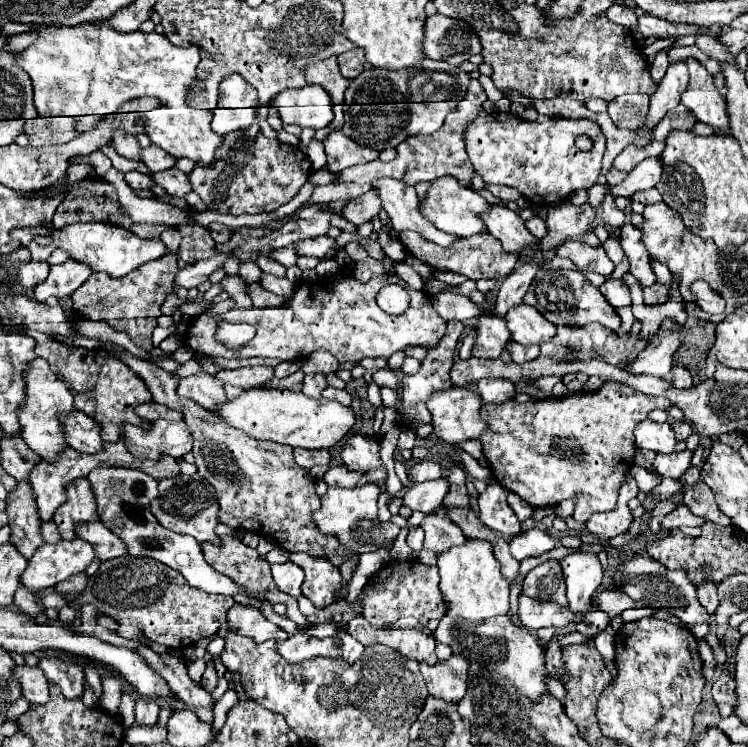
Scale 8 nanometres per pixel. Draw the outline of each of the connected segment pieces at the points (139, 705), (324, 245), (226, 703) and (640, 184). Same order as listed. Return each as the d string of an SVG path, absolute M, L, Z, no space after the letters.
M140 697L135 705L135 722L141 725L152 725L159 718L160 707L157 701Z
M319 235L319 237L313 237L313 239L305 239L305 241L299 241L297 243L297 253L303 255L303 257L317 257L317 259L323 259L327 253L339 253L337 249L337 243L335 239L327 237L327 235Z
M229 688L225 694L222 696L222 698L217 701L215 704L215 708L213 710L216 711L216 720L213 722L213 730L219 731L223 725L225 725L225 721L227 719L227 713L229 710L235 706L239 702L239 698L236 694L236 692Z
M647 157L629 173L629 177L617 189L611 189L611 195L613 197L631 197L635 191L655 187L661 181L661 175L663 175L661 157Z

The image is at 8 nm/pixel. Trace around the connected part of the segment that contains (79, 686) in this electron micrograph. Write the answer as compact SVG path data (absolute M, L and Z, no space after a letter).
M41 657L39 667L45 671L49 683L57 685L65 699L77 699L85 691L85 673L77 663L65 663L55 657Z

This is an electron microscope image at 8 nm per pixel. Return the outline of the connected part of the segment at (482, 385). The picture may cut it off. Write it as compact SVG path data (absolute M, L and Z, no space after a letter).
M479 381L477 393L481 395L483 403L505 403L513 397L513 383L511 381Z

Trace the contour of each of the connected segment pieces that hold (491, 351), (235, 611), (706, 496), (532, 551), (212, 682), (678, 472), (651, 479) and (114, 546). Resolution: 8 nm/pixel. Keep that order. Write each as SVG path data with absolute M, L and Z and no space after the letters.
M493 307L477 323L479 337L473 347L473 357L497 359L501 355L501 351L505 349L505 345L511 341L511 333L509 333L505 321L495 317L492 311Z
M235 603L227 611L227 623L233 633L249 637L255 643L263 643L267 639L279 639L279 631L275 629L275 625L271 621L267 621L261 615L261 611L251 605Z
M699 481L699 483L685 489L683 503L697 517L705 517L707 521L713 521L713 523L719 523L719 525L731 525L729 517L721 513L719 505L717 505L717 501L713 497L713 491L703 481Z
M537 527L529 529L529 531L523 531L509 541L511 555L517 561L523 561L527 557L537 557L537 555L541 555L541 553L553 549L553 547L555 547L553 537L547 531L541 531Z
M207 661L207 669L203 673L203 681L205 681L205 689L209 689L209 691L213 691L217 687L219 677L217 677L217 669L215 669L213 661Z
M685 449L681 453L669 453L669 455L657 455L655 457L655 469L663 475L663 477L673 477L673 479L679 479L685 469L691 465L691 457L693 457L693 451Z
M634 466L630 469L630 473L636 480L639 490L644 493L652 492L662 481L660 475L654 474L642 467Z
M101 521L77 525L77 537L89 541L97 549L97 557L101 561L127 555L125 541L121 537L117 537L115 533L111 533Z

